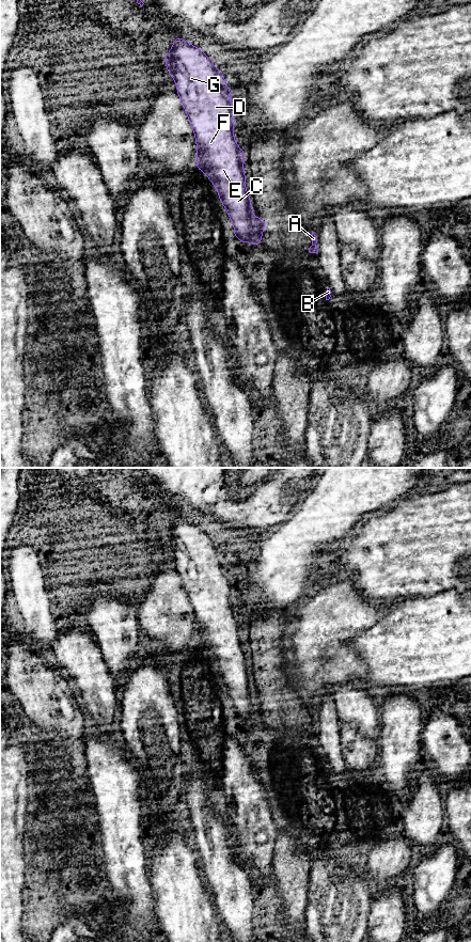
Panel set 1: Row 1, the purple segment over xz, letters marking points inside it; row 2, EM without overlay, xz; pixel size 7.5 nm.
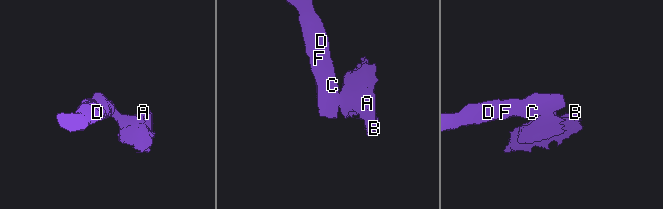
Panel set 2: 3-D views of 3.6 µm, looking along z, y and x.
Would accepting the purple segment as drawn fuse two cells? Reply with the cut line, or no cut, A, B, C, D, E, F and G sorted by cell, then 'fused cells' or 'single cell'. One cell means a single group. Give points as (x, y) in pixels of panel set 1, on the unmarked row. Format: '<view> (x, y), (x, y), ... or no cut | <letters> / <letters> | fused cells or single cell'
xz (255, 697), (249, 718) | A B / C D E F G | fused cells

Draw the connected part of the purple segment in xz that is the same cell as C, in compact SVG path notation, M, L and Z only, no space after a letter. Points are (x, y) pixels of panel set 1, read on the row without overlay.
M182 516L173 517L173 525L166 532L164 538L166 547L175 560L177 574L194 611L195 646L205 651L214 662L220 681L225 685L229 696L233 701L232 713L236 715L240 722L245 722L250 719L255 695L251 676L246 668L245 629L237 624L234 617L233 575L223 550L218 549L213 543L213 537L202 531L198 524L189 522Z

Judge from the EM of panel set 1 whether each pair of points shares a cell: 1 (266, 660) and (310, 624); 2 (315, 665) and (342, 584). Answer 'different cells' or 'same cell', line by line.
1: different cells
2: same cell

